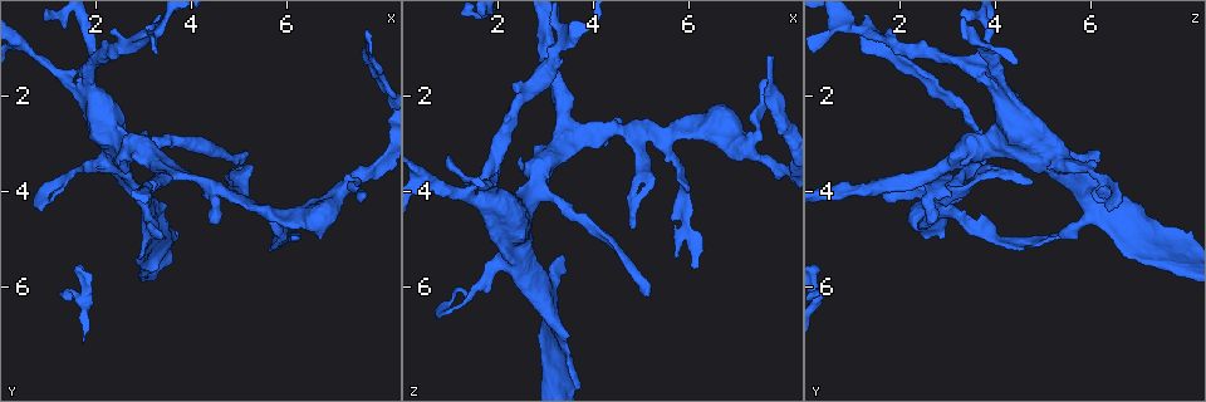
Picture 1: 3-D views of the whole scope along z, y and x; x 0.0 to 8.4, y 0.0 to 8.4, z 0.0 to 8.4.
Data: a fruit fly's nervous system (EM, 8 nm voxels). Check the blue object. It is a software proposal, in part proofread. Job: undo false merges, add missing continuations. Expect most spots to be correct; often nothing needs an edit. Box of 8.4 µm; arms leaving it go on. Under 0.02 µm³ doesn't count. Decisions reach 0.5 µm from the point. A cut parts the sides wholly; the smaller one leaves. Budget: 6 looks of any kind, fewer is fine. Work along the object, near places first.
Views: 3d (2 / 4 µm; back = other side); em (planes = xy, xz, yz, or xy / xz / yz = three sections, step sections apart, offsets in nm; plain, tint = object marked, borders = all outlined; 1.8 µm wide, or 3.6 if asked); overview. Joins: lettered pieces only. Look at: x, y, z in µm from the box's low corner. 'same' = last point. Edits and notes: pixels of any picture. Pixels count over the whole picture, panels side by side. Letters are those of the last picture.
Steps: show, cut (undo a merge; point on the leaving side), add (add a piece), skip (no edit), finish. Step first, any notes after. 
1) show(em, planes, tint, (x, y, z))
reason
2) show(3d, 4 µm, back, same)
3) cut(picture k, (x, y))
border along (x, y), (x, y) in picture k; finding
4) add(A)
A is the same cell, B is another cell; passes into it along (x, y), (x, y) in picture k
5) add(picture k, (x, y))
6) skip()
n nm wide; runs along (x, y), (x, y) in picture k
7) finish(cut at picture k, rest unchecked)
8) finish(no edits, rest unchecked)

show(em, planes, borders, (5.25, 4.30, 2.85))
three arms meet

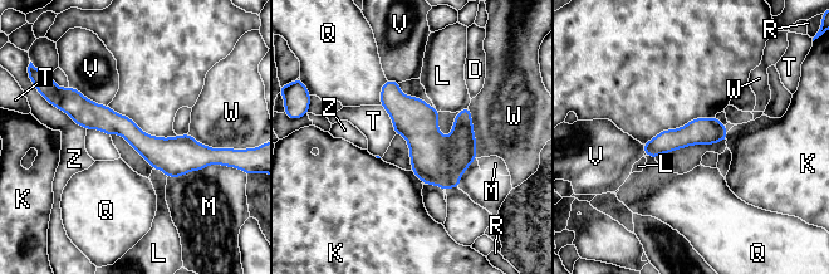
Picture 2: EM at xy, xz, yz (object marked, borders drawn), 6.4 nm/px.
skip()
170 nm wide; D, K, L, M, Q, R, T, V, W and Z are other cells; border along (381, 104), (388, 115), (396, 133) in picture 2; continuous, no second cell

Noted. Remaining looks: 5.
show(em, xz, step 8, borders, (3.40, 3.65, 2.65))
three arms meet

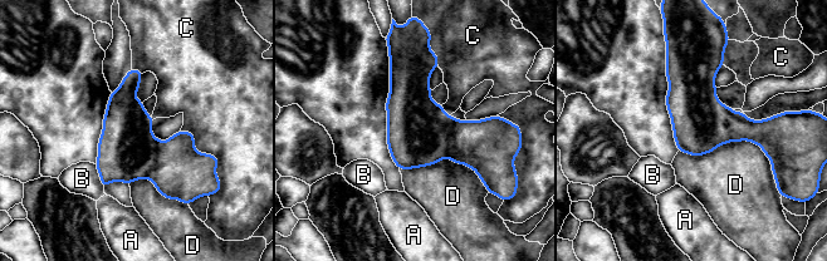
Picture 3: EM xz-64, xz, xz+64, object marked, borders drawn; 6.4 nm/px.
skip()
A, B, C and D are other cells; border along (679, 149), (750, 141), (773, 172) in picture 3; continuous, no second cell

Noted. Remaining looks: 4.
show(em, planes, borders, (1.85, 1.55, 3.70))
branch point

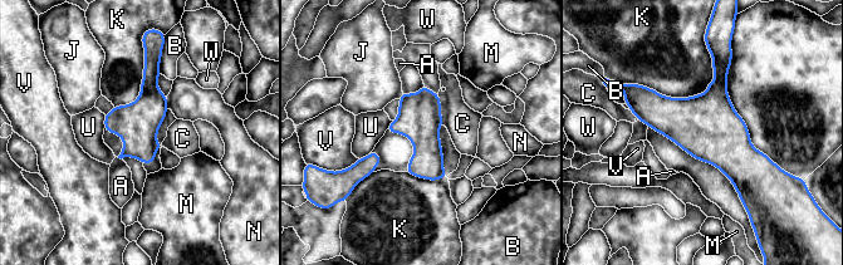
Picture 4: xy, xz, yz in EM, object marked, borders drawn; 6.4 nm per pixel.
skip()
280 nm wide; A, B, C, J, K, M, N, U, V and W are other cells; border along (437, 94), (442, 124) in picture 4; all the same cell

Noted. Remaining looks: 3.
finish(no edits, rest unchecked)

